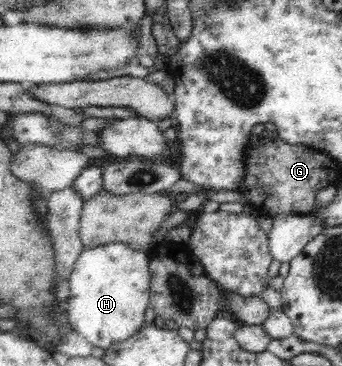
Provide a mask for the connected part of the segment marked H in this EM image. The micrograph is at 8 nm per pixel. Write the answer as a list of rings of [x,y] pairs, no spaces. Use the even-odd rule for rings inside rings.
[[[124,242],[102,243],[96,247],[87,247],[76,260],[70,280],[70,296],[66,299],[69,326],[79,332],[92,346],[110,348],[114,342],[122,342],[134,336],[145,326],[146,309],[149,308],[152,273],[151,251],[128,247]]]

